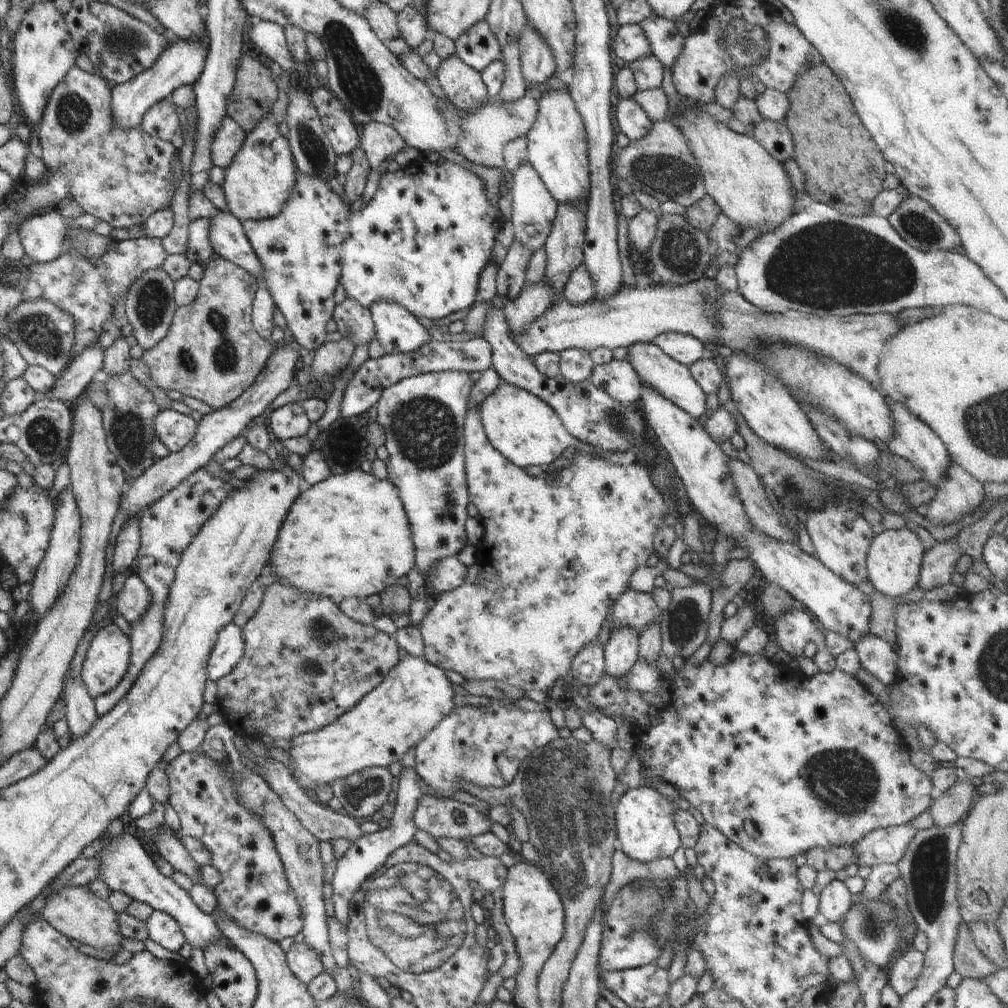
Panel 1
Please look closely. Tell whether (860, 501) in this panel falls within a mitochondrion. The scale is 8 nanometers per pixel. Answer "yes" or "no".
no

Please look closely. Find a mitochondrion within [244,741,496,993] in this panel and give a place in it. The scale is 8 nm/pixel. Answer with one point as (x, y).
(415, 909)

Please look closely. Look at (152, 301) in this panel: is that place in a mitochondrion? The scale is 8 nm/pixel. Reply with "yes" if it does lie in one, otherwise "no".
yes

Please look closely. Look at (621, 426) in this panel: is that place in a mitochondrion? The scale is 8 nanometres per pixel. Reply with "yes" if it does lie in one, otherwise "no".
yes

